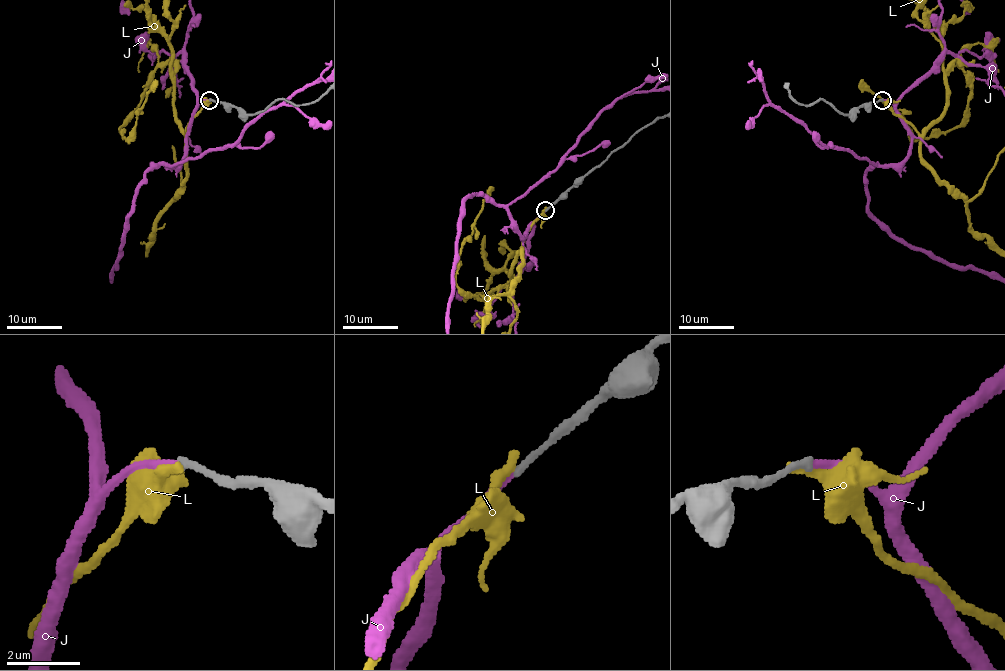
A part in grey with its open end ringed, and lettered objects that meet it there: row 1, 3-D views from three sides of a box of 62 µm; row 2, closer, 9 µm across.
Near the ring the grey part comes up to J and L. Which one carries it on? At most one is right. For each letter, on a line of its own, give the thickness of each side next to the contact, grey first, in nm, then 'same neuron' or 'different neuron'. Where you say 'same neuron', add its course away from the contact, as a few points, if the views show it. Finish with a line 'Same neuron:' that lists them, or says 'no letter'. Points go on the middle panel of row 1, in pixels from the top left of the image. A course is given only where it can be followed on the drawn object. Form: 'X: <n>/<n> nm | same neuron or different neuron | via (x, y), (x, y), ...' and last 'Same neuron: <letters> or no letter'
J: 190/200 nm | same neuron | via (545, 210), (523, 239), (509, 212), (482, 194), (469, 195), (462, 205), (448, 308)
L: 190/360 nm | different neuron
Same neuron: J

